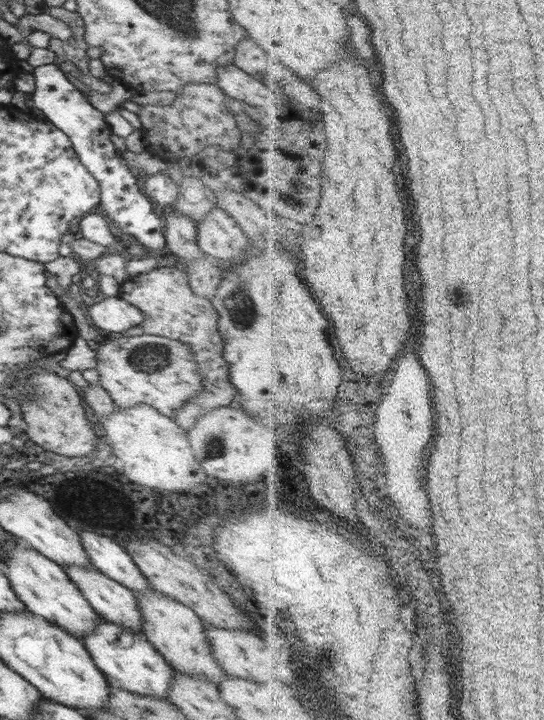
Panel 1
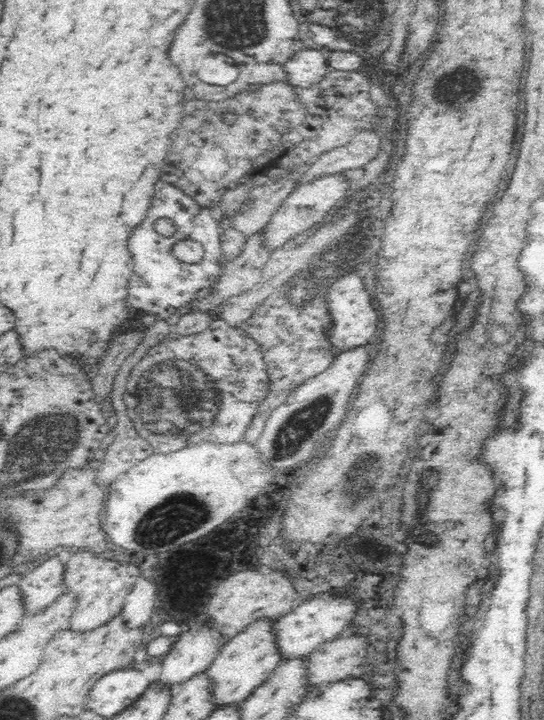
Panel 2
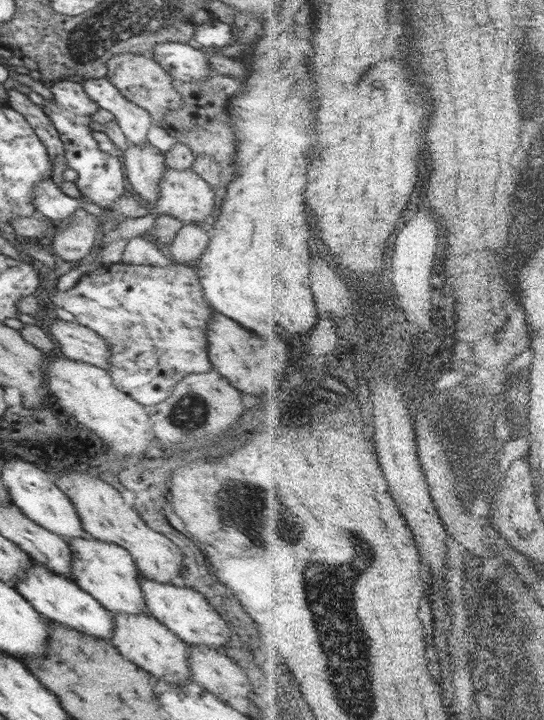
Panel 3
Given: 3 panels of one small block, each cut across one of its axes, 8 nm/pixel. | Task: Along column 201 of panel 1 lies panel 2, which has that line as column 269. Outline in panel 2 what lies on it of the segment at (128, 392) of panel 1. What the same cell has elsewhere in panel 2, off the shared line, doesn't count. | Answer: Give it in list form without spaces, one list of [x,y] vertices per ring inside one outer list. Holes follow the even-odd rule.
[[[214,317],[202,333],[181,336],[170,333],[151,347],[131,370],[123,400],[134,428],[155,452],[178,450],[186,442],[214,440],[234,443],[244,439],[247,427],[254,422],[254,414],[270,390],[270,375],[260,345],[242,329]]]

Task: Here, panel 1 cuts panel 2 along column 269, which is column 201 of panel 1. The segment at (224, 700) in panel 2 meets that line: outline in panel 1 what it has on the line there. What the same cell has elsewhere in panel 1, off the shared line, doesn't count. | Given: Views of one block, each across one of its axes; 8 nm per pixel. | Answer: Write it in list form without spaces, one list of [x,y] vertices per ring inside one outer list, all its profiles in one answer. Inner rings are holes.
[[[155,589],[148,592],[134,591],[134,595],[138,597],[138,607],[144,619],[142,635],[162,654],[174,671],[187,676],[203,677],[216,686],[220,685],[224,678],[228,678],[227,672],[218,665],[212,655],[212,647],[204,633],[206,622],[194,610]]]

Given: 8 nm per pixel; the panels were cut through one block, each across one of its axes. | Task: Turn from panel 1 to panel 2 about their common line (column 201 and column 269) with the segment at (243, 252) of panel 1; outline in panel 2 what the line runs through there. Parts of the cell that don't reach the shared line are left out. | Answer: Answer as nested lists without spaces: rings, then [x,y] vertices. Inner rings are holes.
[[[332,173],[315,178],[309,183],[298,185],[291,192],[287,200],[280,206],[280,209],[272,216],[268,225],[262,230],[264,237],[264,247],[271,253],[280,248],[284,248],[295,241],[295,237],[303,234],[315,224],[322,224],[324,217],[328,215],[330,209],[340,205],[346,198],[351,188],[351,182],[343,173]]]

